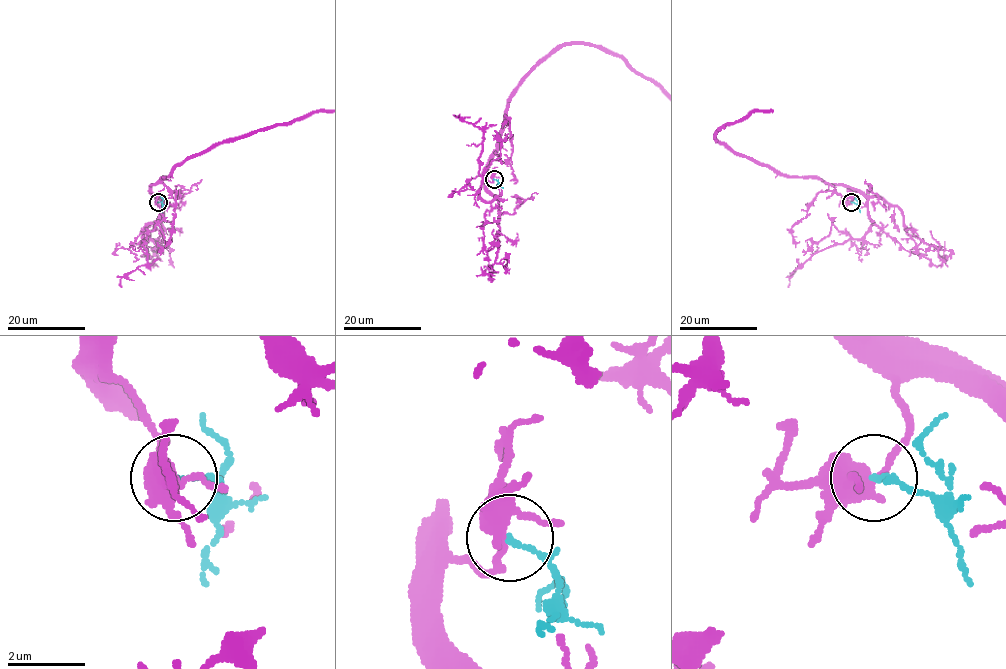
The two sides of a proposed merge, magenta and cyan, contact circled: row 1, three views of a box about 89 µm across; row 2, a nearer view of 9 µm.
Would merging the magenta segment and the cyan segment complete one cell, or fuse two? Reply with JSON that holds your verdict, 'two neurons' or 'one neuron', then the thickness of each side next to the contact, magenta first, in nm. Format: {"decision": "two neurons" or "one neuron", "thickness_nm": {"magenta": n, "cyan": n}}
{"decision": "two neurons", "thickness_nm": {"magenta": 380, "cyan": 100}}

